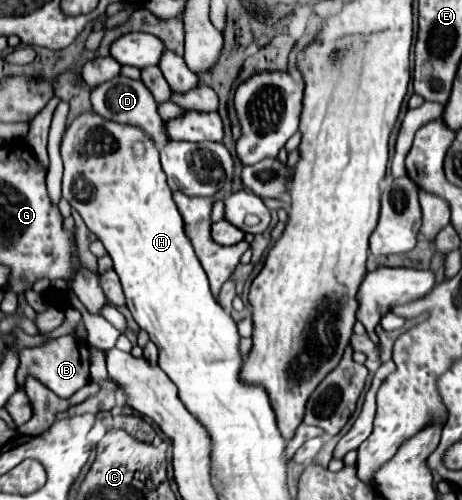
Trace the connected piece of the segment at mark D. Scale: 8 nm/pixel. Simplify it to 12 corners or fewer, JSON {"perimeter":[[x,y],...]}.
{"perimeter":[[116,76],[92,88],[100,116],[166,140],[152,92]]}

